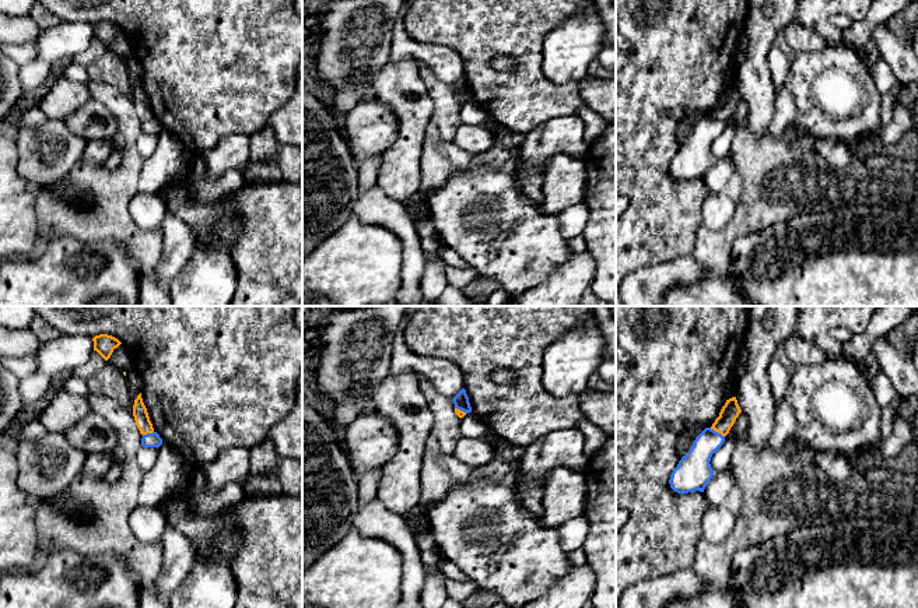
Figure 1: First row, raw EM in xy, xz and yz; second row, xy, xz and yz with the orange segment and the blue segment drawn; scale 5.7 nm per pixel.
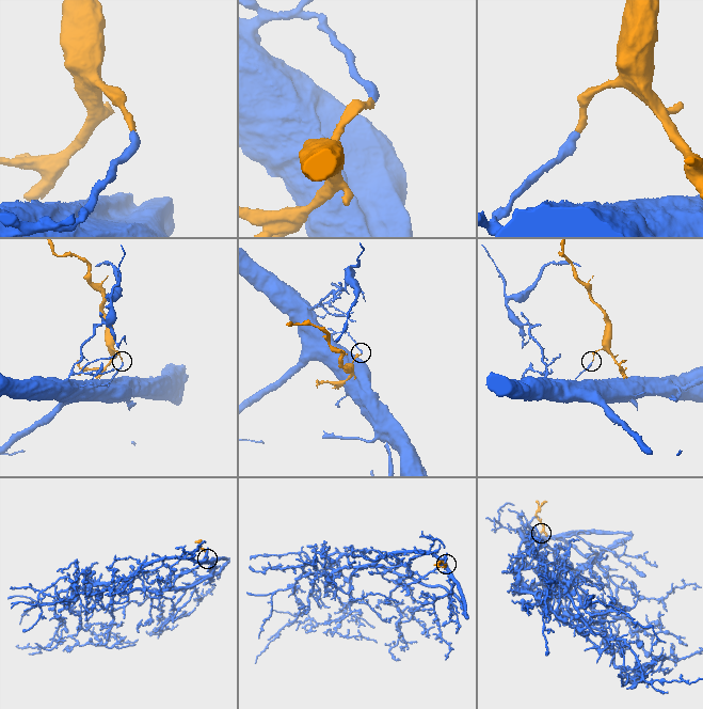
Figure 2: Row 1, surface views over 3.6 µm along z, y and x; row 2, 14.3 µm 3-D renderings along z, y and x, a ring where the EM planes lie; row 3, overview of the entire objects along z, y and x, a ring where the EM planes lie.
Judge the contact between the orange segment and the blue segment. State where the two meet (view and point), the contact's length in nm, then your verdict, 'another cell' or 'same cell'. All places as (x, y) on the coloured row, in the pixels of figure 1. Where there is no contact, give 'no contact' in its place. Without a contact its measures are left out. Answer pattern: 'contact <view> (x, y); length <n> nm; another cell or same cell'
contact yz (717, 431); length 100 nm; another cell

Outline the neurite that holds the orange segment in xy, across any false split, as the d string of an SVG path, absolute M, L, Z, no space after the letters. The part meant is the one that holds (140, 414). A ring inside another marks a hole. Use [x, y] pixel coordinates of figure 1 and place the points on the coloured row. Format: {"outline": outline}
{"outline": "M141 393L134 400L133 417L134 417L136 425L137 425L141 435L147 435L147 433L154 432L147 408L146 408L143 398L141 398Z"}

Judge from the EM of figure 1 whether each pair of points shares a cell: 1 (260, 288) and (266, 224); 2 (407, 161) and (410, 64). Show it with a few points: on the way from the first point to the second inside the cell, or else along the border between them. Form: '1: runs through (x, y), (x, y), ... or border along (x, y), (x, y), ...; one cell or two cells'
1: runs through (266, 273), (266, 239); one cell
2: runs through (407, 137), (407, 102), (400, 95), (400, 88); one cell

